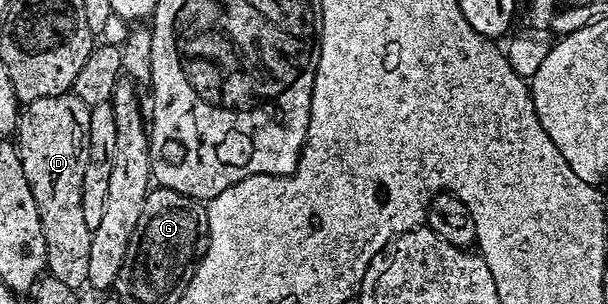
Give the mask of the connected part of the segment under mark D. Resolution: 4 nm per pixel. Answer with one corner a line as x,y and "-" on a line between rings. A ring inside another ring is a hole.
69,92
50,96
42,100
34,100
23,107
18,123
18,149
20,159
22,160
22,172
26,172
26,180
30,180
30,192
34,192
34,201
38,204
38,216
42,216
42,232
46,236
46,256
48,264
47,273
54,275
62,284
73,288
83,287
88,280
88,269
90,268
90,240
92,239
92,230
86,228
86,219
82,216
82,176
86,172
86,160
88,159
88,145
90,144
90,107
82,100
78,100
75,94

